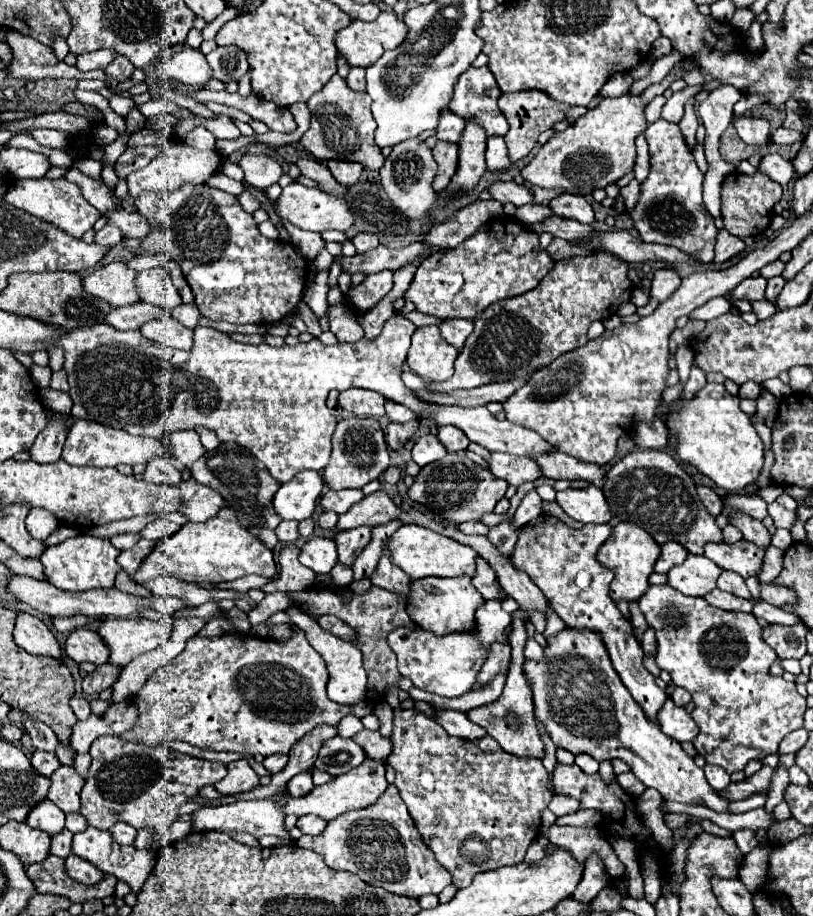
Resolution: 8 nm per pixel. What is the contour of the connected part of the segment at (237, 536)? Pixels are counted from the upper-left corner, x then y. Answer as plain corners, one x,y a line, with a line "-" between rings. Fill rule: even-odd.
224,506
214,518
202,524
186,522
170,538
156,542
154,550
148,554
142,566
134,572
132,580
136,584
146,584
162,574
170,574
178,580
196,582
196,584
202,584
202,582
220,584
220,582
236,580
248,574
272,578
276,574
276,564
272,558
272,550
268,550
258,538
254,538
248,530
244,530
236,520
236,512

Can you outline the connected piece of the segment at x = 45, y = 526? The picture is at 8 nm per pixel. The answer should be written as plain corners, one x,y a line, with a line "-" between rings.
32,508
30,516
26,518
26,530
30,534
36,534
38,540
46,540
46,536
50,536
58,524
58,518
54,518
54,514
46,512
44,508

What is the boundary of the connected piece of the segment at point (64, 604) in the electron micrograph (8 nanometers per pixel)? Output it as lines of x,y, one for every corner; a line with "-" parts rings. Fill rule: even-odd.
12,574
6,578
6,588
10,590
10,594
14,594
18,600
26,602
30,608
40,610
44,614
50,616
74,616
74,614
84,614
84,616
106,616
106,614
114,614
114,616
128,616
128,614
138,614
142,608
156,608
160,610
160,614
172,618
176,610
186,608
186,604
178,598
160,598
160,596
152,596
152,598
138,598
132,594
124,594
116,588
110,590
88,590
82,594
70,594
70,592
62,592
56,586
50,586
50,582
46,580
34,580
30,576
22,576
22,574

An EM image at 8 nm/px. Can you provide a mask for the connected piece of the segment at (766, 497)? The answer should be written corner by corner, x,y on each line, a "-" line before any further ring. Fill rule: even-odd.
778,485
768,486
759,491
759,495
767,504
770,504
776,501
778,496
780,496
780,494
783,494
783,493
784,493
784,488

